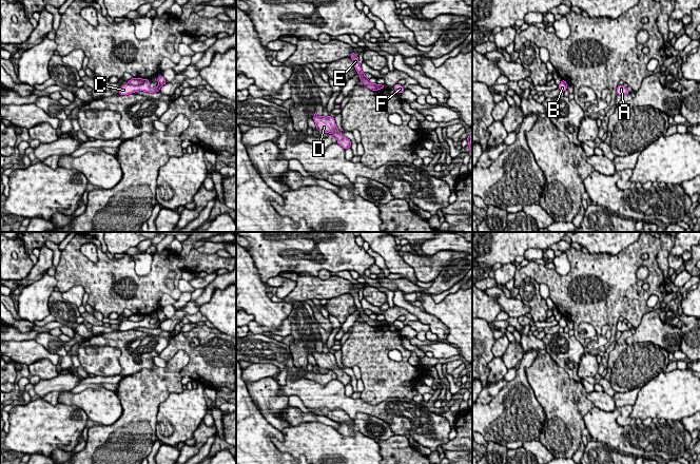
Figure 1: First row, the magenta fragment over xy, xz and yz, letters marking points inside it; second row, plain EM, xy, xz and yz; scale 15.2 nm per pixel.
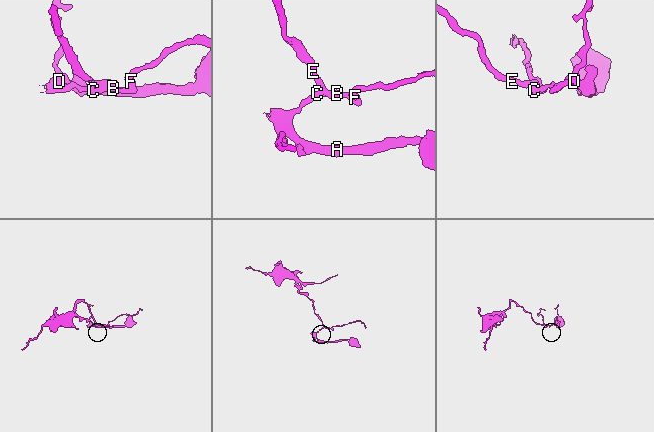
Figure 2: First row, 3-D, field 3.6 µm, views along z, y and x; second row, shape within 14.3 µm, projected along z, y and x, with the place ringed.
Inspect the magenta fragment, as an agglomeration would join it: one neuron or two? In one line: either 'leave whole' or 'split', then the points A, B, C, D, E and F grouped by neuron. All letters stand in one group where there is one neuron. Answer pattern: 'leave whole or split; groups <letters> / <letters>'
split; groups A B C D F / E

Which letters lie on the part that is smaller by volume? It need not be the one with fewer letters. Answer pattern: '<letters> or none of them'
A, B, C, D, F

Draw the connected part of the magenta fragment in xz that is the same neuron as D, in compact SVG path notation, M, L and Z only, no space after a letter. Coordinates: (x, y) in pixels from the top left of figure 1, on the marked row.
M316 112L314 114L313 120L315 121L316 129L322 133L330 133L334 135L337 139L337 143L342 146L345 150L351 147L351 140L345 137L342 132L336 128L335 120L333 117L328 116L318 117Z

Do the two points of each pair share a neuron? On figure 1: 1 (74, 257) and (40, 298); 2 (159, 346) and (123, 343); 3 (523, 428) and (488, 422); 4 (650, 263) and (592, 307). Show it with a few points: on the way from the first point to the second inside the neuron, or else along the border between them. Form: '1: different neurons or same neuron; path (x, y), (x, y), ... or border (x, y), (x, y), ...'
1: different neurons; border (54, 276), (57, 285)
2: same neuron; path (151, 346), (140, 336), (132, 336)
3: same neuron; path (514, 428), (497, 427)
4: same neuron; path (635, 265), (608, 291), (608, 295)

